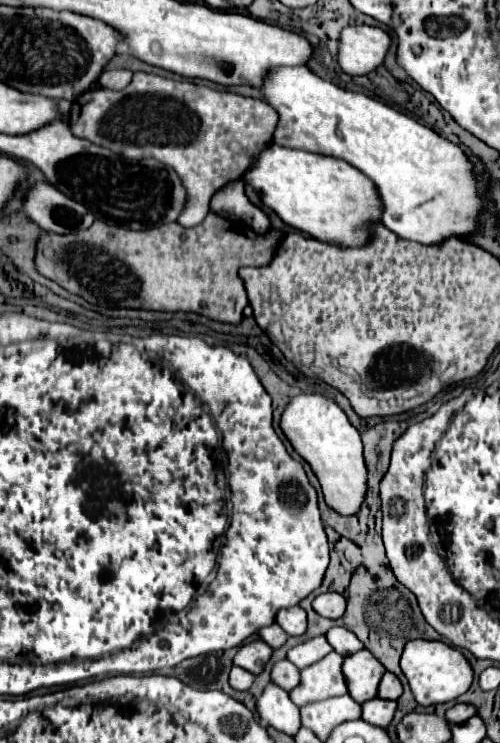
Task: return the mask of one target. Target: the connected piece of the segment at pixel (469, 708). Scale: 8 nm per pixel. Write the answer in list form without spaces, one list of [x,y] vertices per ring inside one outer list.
[[[458,703],[458,705],[454,705],[452,709],[446,711],[446,721],[450,721],[450,723],[464,723],[464,721],[468,721],[470,717],[474,717],[476,711],[478,711],[478,709],[476,709],[474,705]]]

